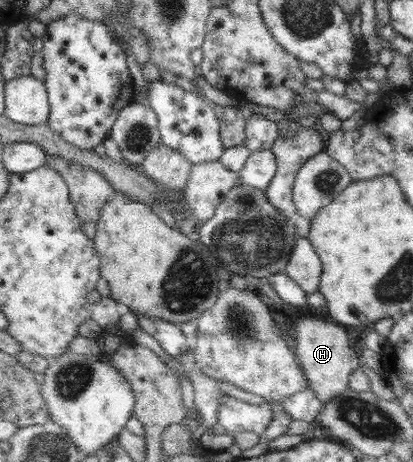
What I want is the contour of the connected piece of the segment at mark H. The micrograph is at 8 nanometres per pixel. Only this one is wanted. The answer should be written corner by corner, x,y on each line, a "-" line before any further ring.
302,316
293,331
294,352
308,388
322,403
342,394
347,389
348,377
359,368
358,357
352,348
345,327
324,319

